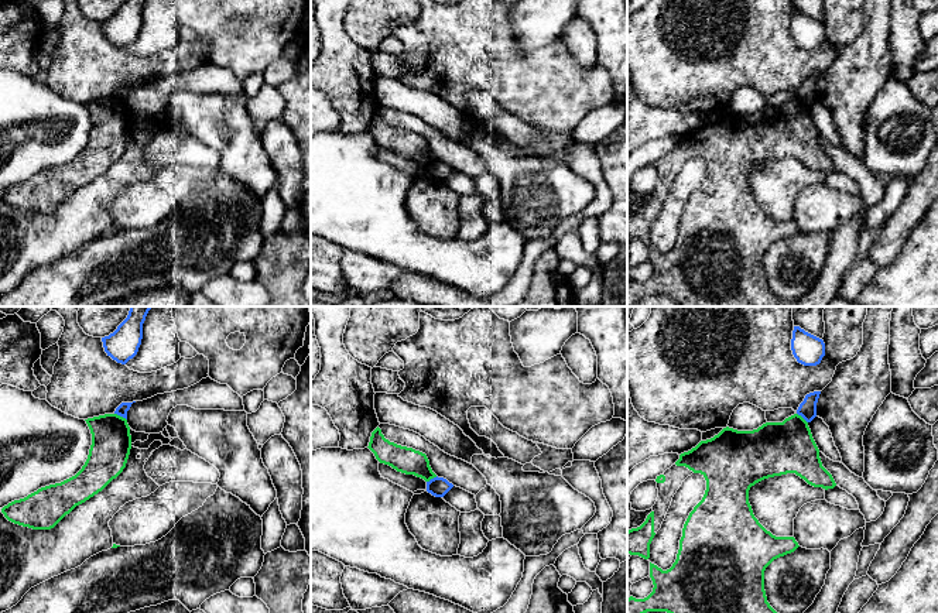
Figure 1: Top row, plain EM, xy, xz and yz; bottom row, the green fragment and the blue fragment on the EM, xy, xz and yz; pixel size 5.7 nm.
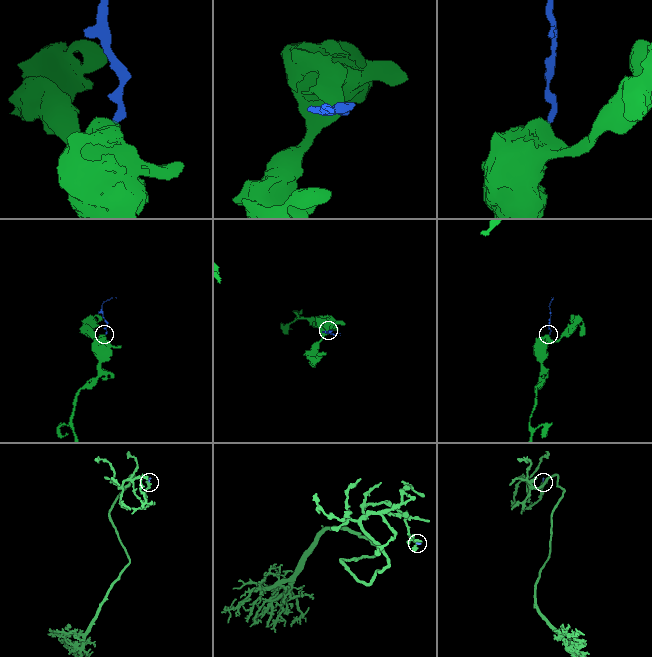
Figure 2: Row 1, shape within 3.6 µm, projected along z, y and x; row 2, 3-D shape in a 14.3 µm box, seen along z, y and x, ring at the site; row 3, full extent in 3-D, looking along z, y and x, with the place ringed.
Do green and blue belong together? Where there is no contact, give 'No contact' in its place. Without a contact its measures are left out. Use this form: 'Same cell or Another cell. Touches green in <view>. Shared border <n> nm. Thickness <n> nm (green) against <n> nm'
Another cell. Touches green in xy. Shared border 80 nm. Thickness 220 nm (green) against 70 nm

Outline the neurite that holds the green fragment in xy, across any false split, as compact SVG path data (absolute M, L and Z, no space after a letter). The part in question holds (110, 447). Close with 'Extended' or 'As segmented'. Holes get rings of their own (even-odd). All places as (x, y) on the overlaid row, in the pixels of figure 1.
M105 414L85 421L92 434L92 445L82 469L61 483L41 487L4 506L1 513L8 521L32 530L51 530L123 472L131 449L127 419Z. As segmented

